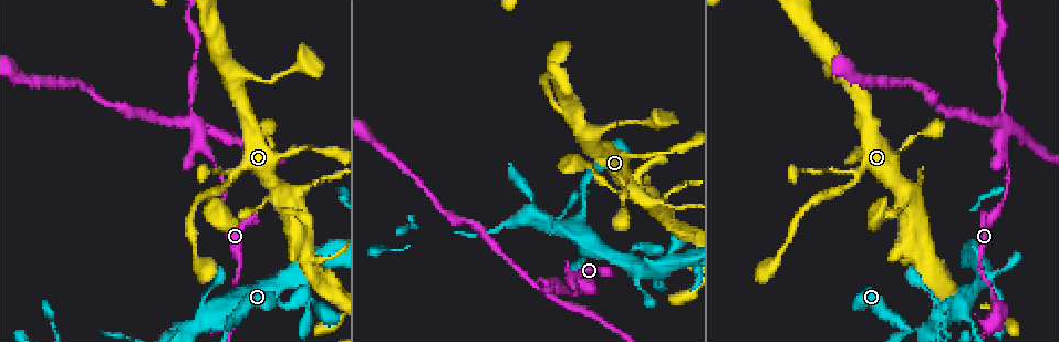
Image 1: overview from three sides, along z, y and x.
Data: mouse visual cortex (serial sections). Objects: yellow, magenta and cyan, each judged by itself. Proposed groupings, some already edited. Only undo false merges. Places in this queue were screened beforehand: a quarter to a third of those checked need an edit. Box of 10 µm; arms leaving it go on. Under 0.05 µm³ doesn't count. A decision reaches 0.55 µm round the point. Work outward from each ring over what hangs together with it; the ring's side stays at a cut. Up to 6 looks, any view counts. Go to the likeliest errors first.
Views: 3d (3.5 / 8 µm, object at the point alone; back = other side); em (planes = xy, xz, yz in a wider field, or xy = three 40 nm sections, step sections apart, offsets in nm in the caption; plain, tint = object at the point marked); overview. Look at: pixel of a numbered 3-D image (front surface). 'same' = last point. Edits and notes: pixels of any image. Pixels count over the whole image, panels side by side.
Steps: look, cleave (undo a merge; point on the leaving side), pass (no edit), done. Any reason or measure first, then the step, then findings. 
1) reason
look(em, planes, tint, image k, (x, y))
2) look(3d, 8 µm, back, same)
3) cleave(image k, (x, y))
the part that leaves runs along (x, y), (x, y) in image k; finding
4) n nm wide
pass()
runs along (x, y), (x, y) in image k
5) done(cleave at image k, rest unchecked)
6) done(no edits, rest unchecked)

abrupt turn
look(3d, 3.5 µm, image 1, (199, 127))

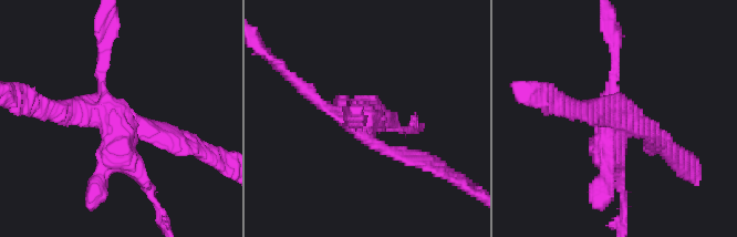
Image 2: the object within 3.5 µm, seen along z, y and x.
now the EM
look(em, xy, step 5, tint, image 2, (118, 126))

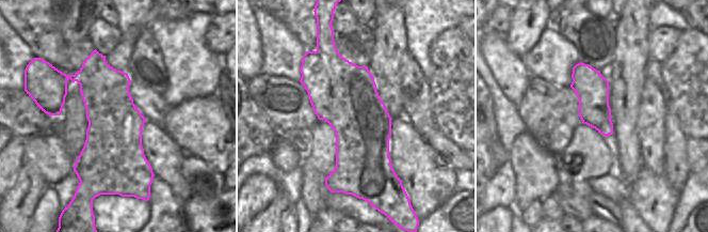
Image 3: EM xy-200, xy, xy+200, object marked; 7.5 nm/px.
480 nm wide
cleave(image 2, (62, 112))
border along (317, 50), (332, 91), (327, 122) in image 3; a second cell is stuck on

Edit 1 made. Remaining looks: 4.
sharp bend
look(em, xy, step 5, tint, image 1, (221, 322))

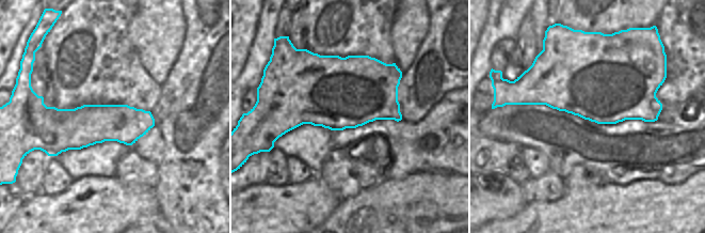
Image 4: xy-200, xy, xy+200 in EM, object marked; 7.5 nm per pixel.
look(3d, 3.5 µm, same)

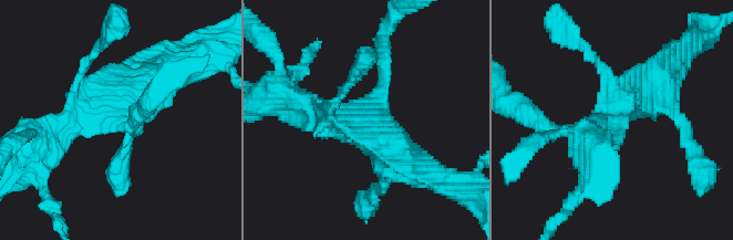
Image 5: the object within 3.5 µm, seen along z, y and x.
arms of 150, 200, 350, 600 nm
pass()
runs along (45, 115), (58, 123), (151, 123) in image 4; one cell here

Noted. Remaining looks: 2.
done(cleave at image 2, rest unchecked)

